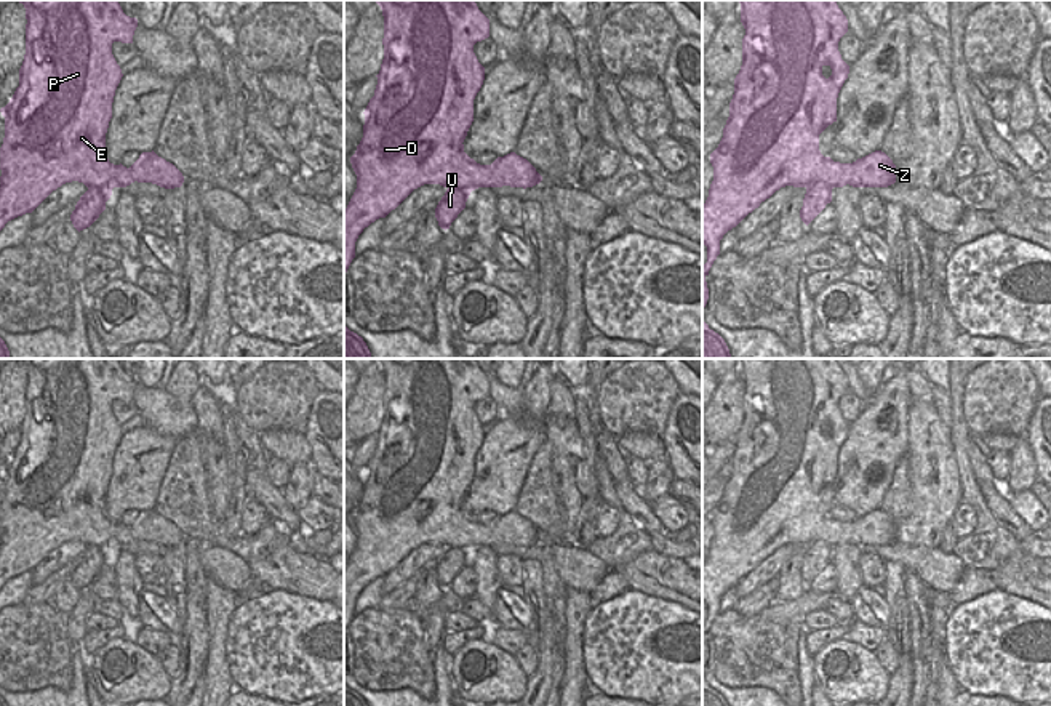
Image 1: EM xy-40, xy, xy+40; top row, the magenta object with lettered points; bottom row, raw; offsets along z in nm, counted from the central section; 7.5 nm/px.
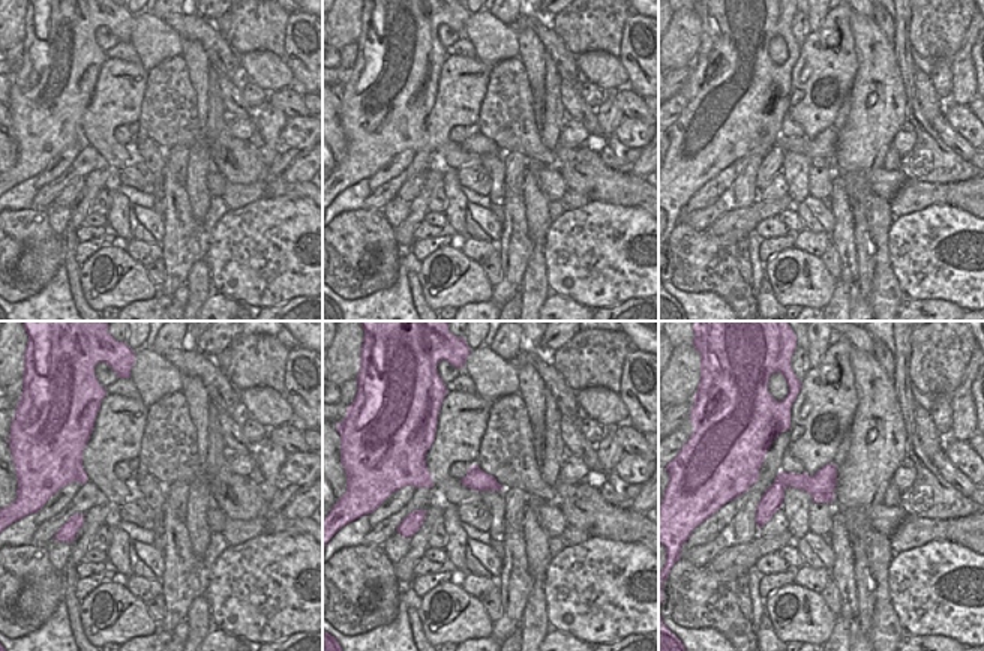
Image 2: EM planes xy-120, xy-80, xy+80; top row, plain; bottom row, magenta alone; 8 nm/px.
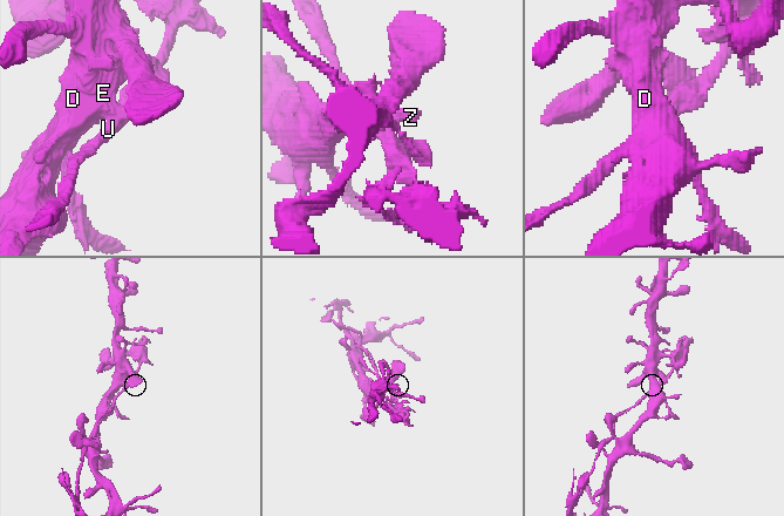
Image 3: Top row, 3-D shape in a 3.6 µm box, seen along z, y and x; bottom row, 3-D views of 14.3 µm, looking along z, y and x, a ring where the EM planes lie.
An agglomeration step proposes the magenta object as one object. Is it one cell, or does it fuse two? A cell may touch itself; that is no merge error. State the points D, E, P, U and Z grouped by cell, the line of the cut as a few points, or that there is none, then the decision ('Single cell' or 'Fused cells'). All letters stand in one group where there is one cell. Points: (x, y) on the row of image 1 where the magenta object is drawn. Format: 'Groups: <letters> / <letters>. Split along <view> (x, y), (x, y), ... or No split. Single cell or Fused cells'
Groups: D E P Z / U. Split along xy+40 (807, 186), (824, 181), (832, 188). Fused cells

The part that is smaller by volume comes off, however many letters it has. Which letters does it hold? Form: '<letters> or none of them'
U

